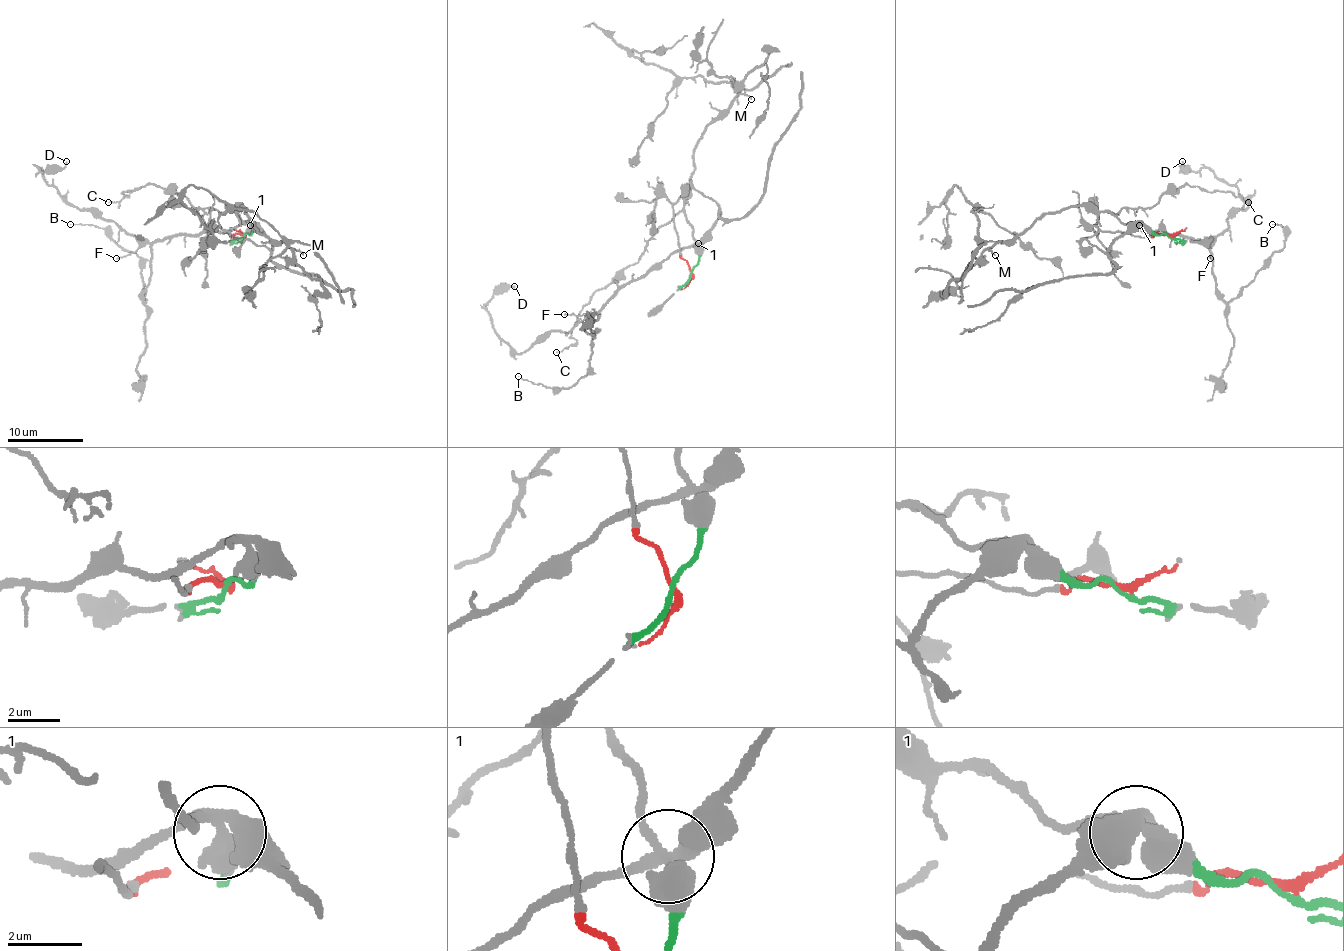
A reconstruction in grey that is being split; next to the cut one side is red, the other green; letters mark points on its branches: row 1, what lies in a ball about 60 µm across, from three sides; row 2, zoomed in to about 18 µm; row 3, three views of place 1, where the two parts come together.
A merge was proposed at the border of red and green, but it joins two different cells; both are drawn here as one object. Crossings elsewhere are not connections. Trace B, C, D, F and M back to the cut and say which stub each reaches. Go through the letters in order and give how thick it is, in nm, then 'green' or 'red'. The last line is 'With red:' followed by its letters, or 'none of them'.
B: calibre 80 nm; red
C: calibre 110 nm; green
D: calibre 140 nm; red
F: calibre 110 nm; red
M: calibre 130 nm; green
With red: B, D, F

